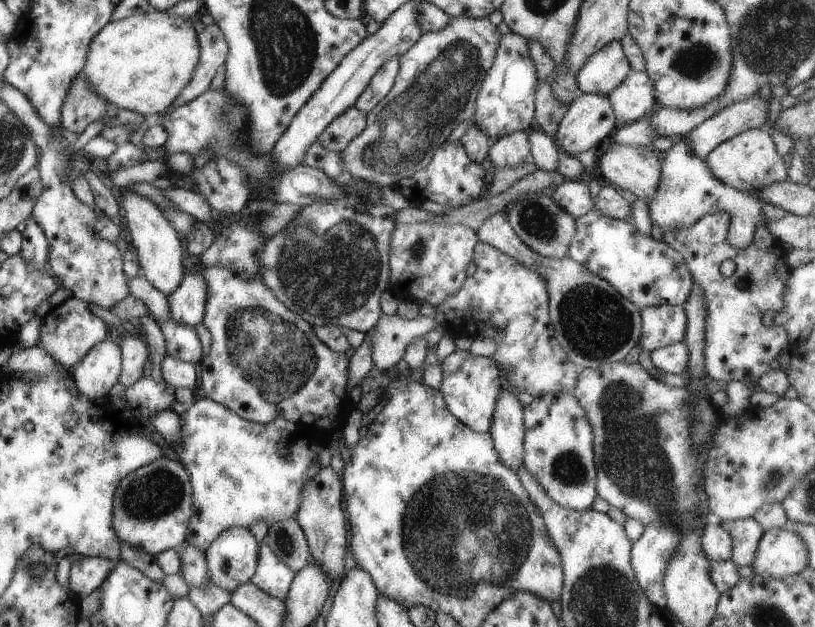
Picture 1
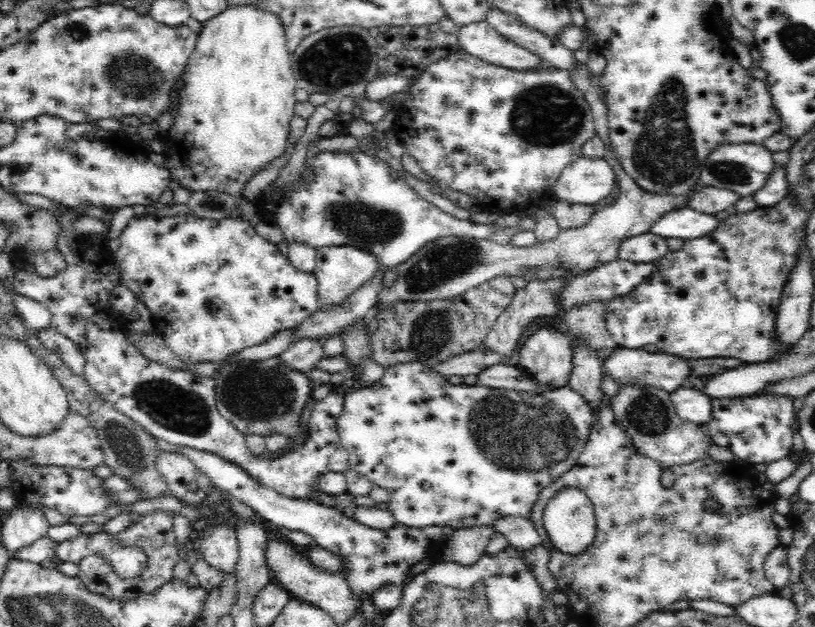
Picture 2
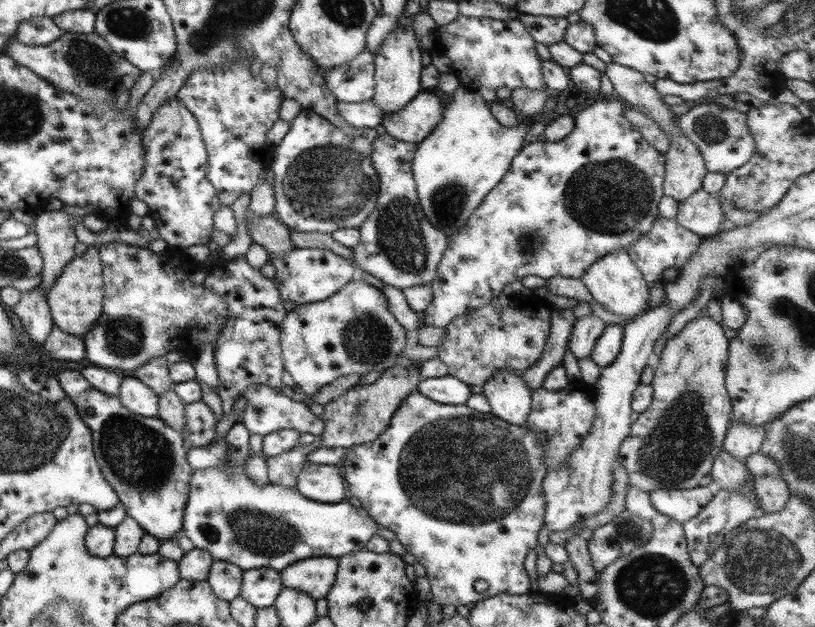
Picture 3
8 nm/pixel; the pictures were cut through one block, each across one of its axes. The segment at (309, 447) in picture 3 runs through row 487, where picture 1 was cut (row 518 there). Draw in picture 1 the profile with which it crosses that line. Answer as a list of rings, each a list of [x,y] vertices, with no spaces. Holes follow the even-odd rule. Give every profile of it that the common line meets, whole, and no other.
[[[295,518],[279,520],[268,526],[267,538],[273,554],[295,574],[309,562],[309,547]]]

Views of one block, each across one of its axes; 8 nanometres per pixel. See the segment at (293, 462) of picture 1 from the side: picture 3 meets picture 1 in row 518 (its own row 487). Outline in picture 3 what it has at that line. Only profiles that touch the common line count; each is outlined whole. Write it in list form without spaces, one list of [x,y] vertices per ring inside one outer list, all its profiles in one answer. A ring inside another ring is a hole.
[[[235,422],[224,436],[226,449],[230,454],[230,464],[226,468],[206,468],[190,474],[188,497],[183,509],[181,534],[191,540],[195,549],[206,550],[213,561],[225,561],[235,564],[242,571],[251,569],[271,569],[281,572],[286,566],[311,557],[331,557],[334,559],[363,550],[368,540],[377,535],[378,524],[361,507],[348,502],[327,504],[313,502],[301,496],[297,489],[277,486],[268,482],[259,488],[255,486],[243,471],[249,432]]]

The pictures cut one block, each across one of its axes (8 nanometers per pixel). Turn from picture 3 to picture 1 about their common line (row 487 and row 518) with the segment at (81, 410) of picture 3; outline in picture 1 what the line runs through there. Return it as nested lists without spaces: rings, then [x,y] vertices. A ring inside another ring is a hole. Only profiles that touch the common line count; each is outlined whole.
[[[159,457],[130,472],[113,493],[111,528],[120,544],[154,557],[185,541],[193,504],[189,474],[179,461]]]

